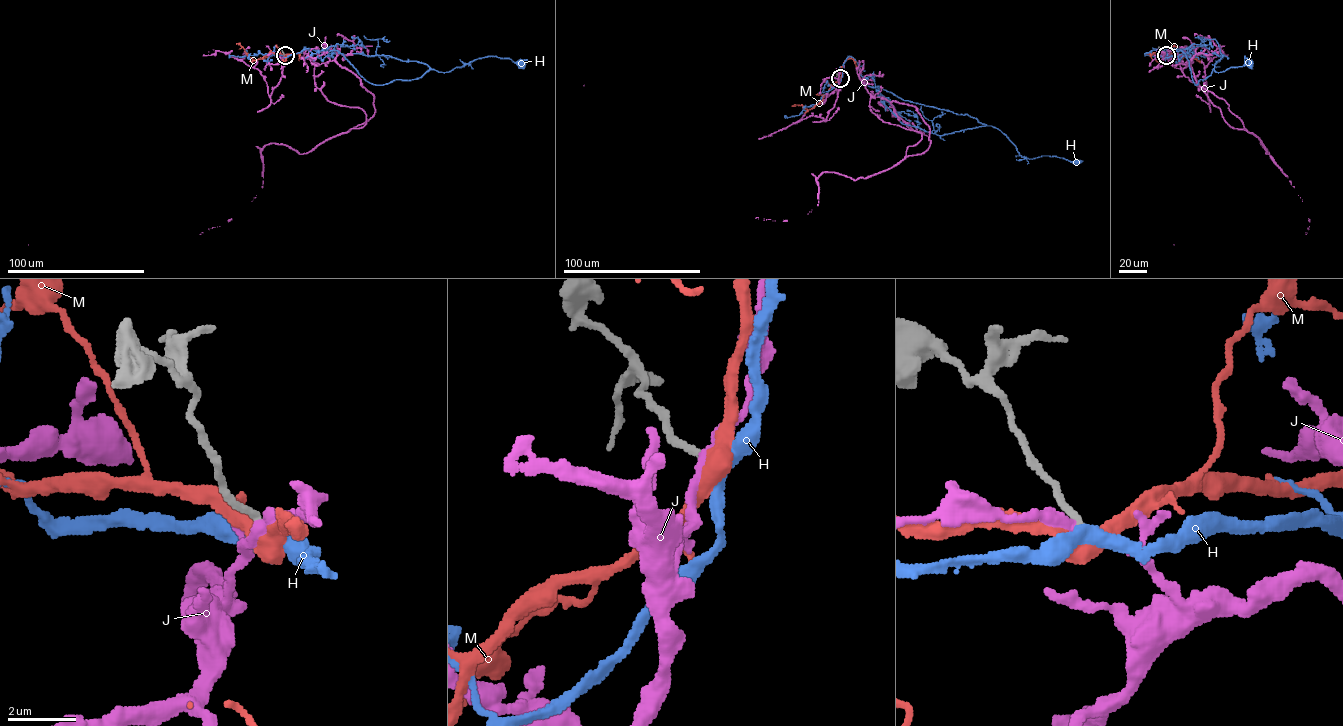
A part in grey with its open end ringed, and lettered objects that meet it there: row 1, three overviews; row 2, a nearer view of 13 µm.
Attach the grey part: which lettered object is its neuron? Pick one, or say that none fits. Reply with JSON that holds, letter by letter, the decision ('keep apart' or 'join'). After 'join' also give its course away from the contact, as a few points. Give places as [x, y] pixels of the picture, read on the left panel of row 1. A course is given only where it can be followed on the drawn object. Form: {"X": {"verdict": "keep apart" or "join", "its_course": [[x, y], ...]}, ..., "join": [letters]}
{"H": {"verdict": "join", "its_course": [[285, 55], [337, 50], [379, 85], [486, 56], [520, 63]]}, "J": {"verdict": "keep apart"}, "M": {"verdict": "keep apart"}, "join": ["H"]}

